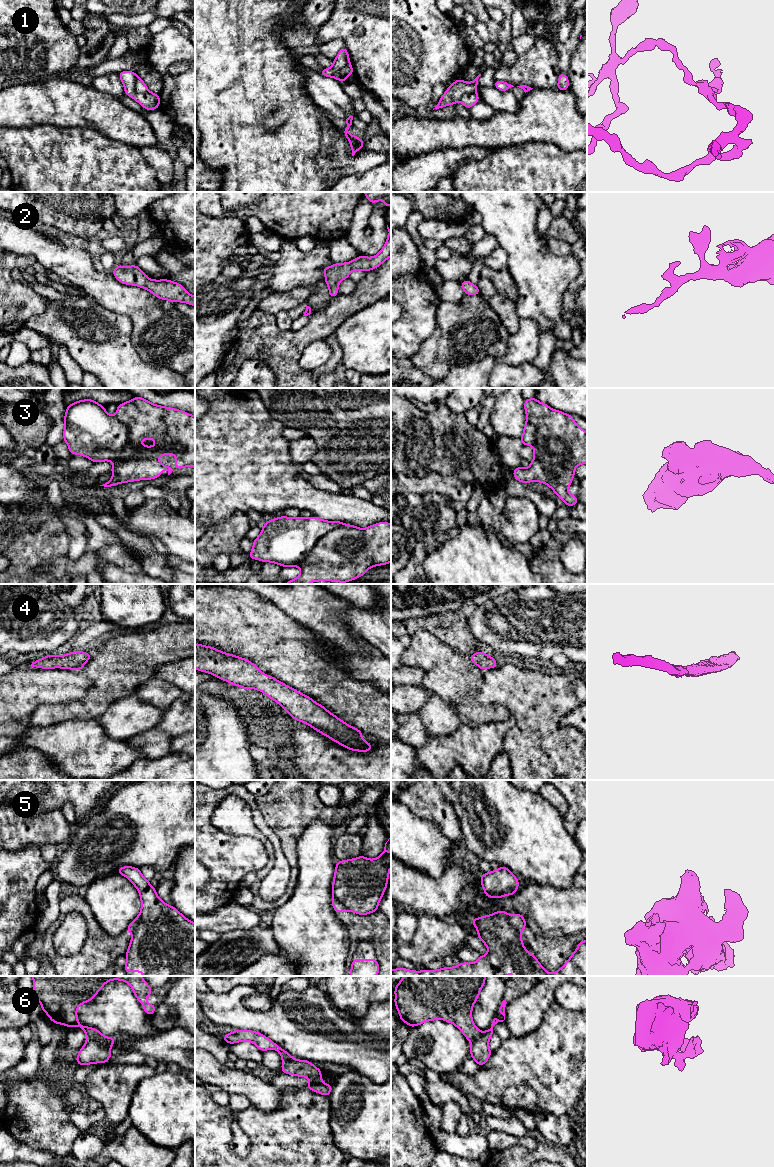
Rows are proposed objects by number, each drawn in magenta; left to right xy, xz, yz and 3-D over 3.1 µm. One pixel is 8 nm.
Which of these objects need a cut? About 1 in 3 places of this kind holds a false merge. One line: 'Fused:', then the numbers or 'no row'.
Fused: 1, 3, 5

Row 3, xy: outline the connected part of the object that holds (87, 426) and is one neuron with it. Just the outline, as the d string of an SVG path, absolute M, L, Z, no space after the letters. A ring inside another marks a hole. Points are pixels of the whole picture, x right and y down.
M92 399L79 400L67 406L63 440L68 445L70 455L78 454L89 458L98 448L118 451L130 441L129 434L129 428L124 423L116 416L109 415L103 405Z

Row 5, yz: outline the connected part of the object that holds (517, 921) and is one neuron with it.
M511 914L509 915L509 923L513 926L518 934L521 934L524 928L527 926L525 918L521 914Z

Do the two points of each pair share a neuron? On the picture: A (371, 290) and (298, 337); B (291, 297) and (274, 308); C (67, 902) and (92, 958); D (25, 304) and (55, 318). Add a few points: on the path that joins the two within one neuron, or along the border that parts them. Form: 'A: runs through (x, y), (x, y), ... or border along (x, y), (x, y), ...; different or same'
A: runs through (353, 302), (342, 306), (329, 319), (316, 328); same
B: runs through (287, 300), (281, 301), (278, 304); same
C: runs through (83, 910), (92, 923), (92, 942); same
D: border along (50, 301), (42, 312), (32, 316), (24, 325); different

